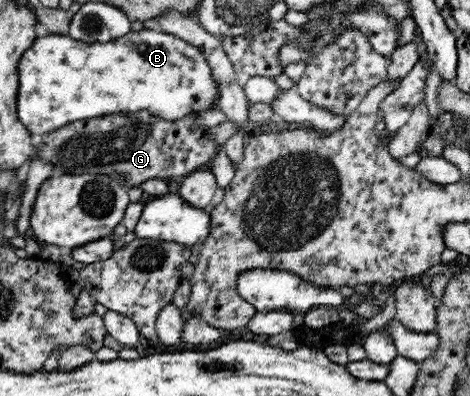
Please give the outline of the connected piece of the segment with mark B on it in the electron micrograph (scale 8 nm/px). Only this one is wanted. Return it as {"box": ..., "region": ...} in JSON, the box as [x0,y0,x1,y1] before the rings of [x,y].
{"box":[18,28,220,134],"region":[[[143,28],[106,43],[86,44],[70,35],[50,34],[37,37],[18,60],[18,106],[20,123],[30,134],[46,134],[77,120],[94,119],[108,114],[145,110],[156,118],[178,122],[182,116],[198,115],[218,108],[220,91],[202,51],[177,36]]]}

